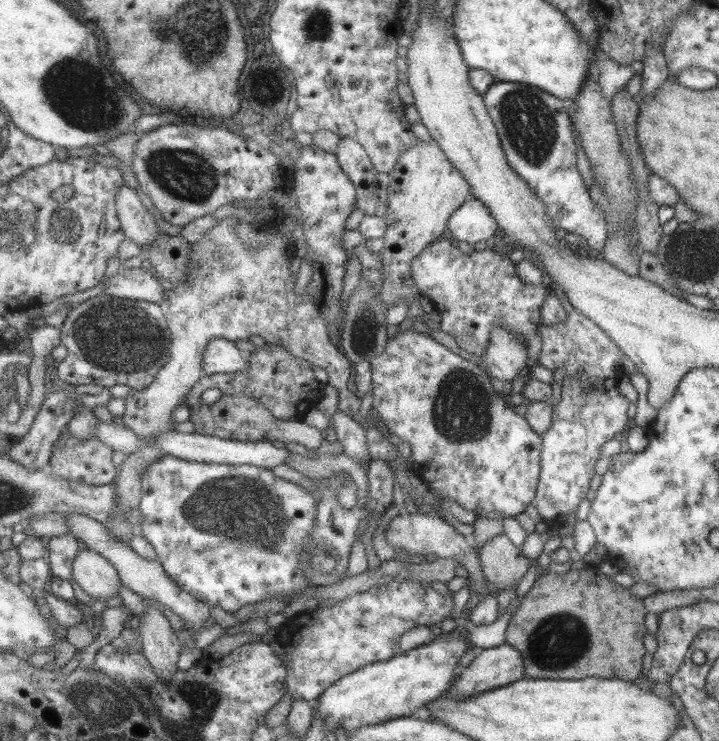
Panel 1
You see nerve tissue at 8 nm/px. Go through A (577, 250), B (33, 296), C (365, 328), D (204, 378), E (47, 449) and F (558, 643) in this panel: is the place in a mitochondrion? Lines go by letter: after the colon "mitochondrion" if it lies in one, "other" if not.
A: other
B: other
C: mitochondrion
D: other
E: other
F: mitochondrion

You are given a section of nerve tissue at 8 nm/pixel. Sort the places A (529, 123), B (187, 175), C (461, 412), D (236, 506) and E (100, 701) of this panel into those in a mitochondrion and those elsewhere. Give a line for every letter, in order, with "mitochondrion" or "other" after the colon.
A: mitochondrion
B: mitochondrion
C: mitochondrion
D: mitochondrion
E: mitochondrion

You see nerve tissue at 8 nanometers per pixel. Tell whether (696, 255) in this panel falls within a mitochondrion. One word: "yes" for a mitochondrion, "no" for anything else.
yes

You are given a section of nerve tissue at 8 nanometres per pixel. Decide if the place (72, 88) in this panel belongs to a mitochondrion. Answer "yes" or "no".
yes

